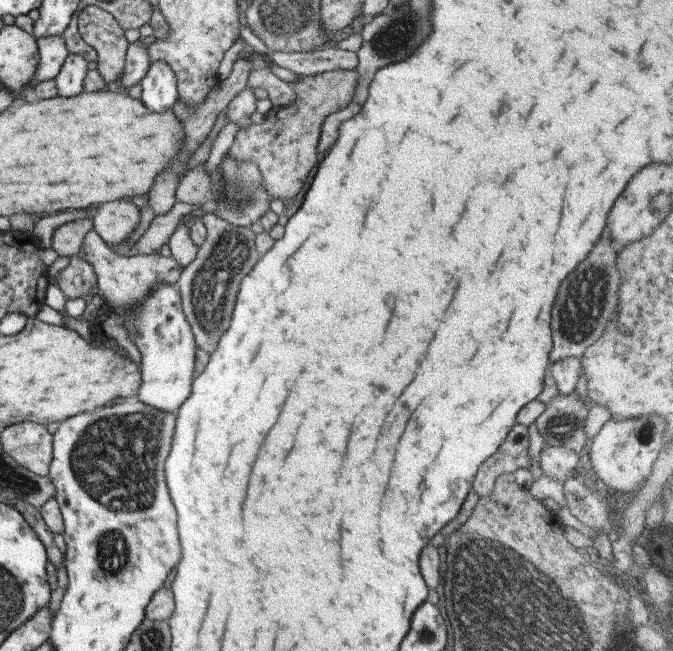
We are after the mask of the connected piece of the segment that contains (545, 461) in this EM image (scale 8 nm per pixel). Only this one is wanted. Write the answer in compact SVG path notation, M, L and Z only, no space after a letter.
M550 446L541 451L540 467L545 476L566 482L575 477L575 469L580 466L580 457L567 446Z

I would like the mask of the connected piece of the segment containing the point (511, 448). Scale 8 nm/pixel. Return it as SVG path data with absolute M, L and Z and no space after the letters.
M516 423L510 430L506 442L498 448L498 452L484 460L484 464L478 468L472 486L480 499L492 492L492 487L500 475L514 473L520 468L530 468L532 460L528 453L529 447L528 427Z

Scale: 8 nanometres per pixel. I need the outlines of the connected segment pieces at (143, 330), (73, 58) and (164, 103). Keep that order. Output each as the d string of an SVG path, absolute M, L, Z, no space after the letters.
M156 282L154 290L150 292L150 296L130 314L122 316L118 314L124 321L127 328L128 336L133 344L136 344L141 354L141 374L142 384L138 390L137 399L152 408L158 408L162 412L176 413L184 404L184 401L190 396L192 383L196 380L196 350L198 346L192 332L192 326L188 324L186 316L184 316L184 308L182 308L182 296L178 288L174 284L166 284L166 282Z
M68 54L55 78L59 96L70 98L84 91L82 84L84 84L88 63L88 60L82 58L80 54Z
M166 62L151 64L140 80L140 99L154 112L166 112L178 100L178 78Z

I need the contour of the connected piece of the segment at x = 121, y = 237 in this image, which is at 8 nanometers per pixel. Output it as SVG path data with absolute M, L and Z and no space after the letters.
M129 199L100 203L93 229L108 246L118 246L132 236L140 222L140 210Z

